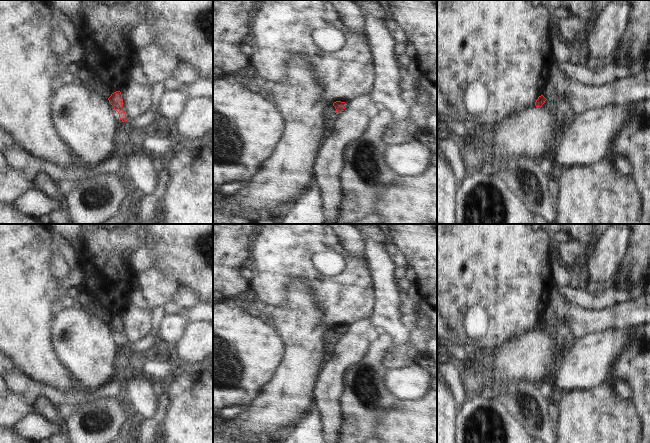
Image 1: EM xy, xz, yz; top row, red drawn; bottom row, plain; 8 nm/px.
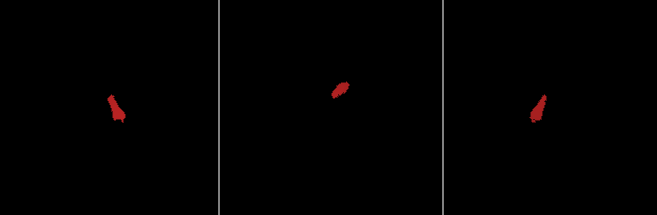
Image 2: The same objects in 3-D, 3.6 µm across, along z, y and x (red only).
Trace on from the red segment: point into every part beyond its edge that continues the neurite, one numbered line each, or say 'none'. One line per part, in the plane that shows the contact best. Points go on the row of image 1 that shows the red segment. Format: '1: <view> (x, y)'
none

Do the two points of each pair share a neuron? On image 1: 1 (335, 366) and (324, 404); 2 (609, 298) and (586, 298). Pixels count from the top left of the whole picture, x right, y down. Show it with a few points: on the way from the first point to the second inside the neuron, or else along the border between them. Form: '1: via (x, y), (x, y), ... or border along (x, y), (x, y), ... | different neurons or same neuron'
1: via (331, 375), (327, 395) | same neuron
2: via (603, 300), (592, 300) | same neuron

